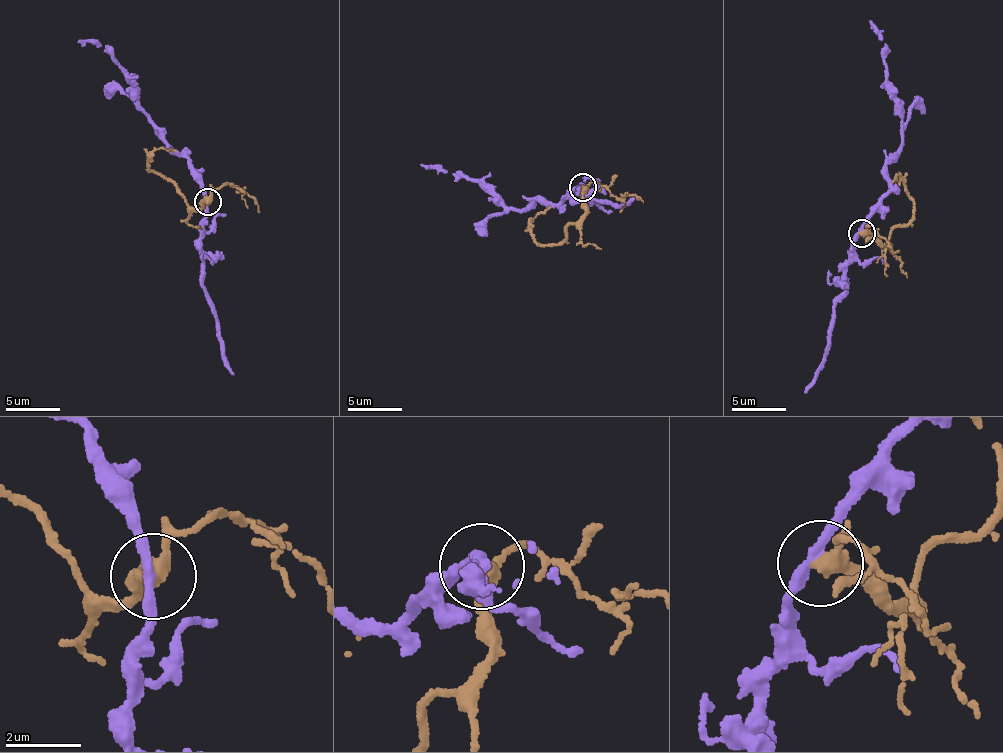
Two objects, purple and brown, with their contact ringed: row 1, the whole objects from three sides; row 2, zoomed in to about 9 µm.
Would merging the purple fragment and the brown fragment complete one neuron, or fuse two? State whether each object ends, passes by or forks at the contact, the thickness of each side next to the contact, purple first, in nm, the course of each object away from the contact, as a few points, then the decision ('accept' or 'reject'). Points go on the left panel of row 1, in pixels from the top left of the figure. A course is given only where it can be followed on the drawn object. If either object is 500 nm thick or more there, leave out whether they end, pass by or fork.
purple passes by | brown passes by | 240/360 nm | purple via (207, 201), (193, 165), (169, 144), (138, 103), (138, 85), (113, 52), (104, 44), (77, 41) | brown via (207, 201), (195, 209), (179, 195), (175, 185), (147, 165), (148, 154), (158, 149), (176, 150) | reject

